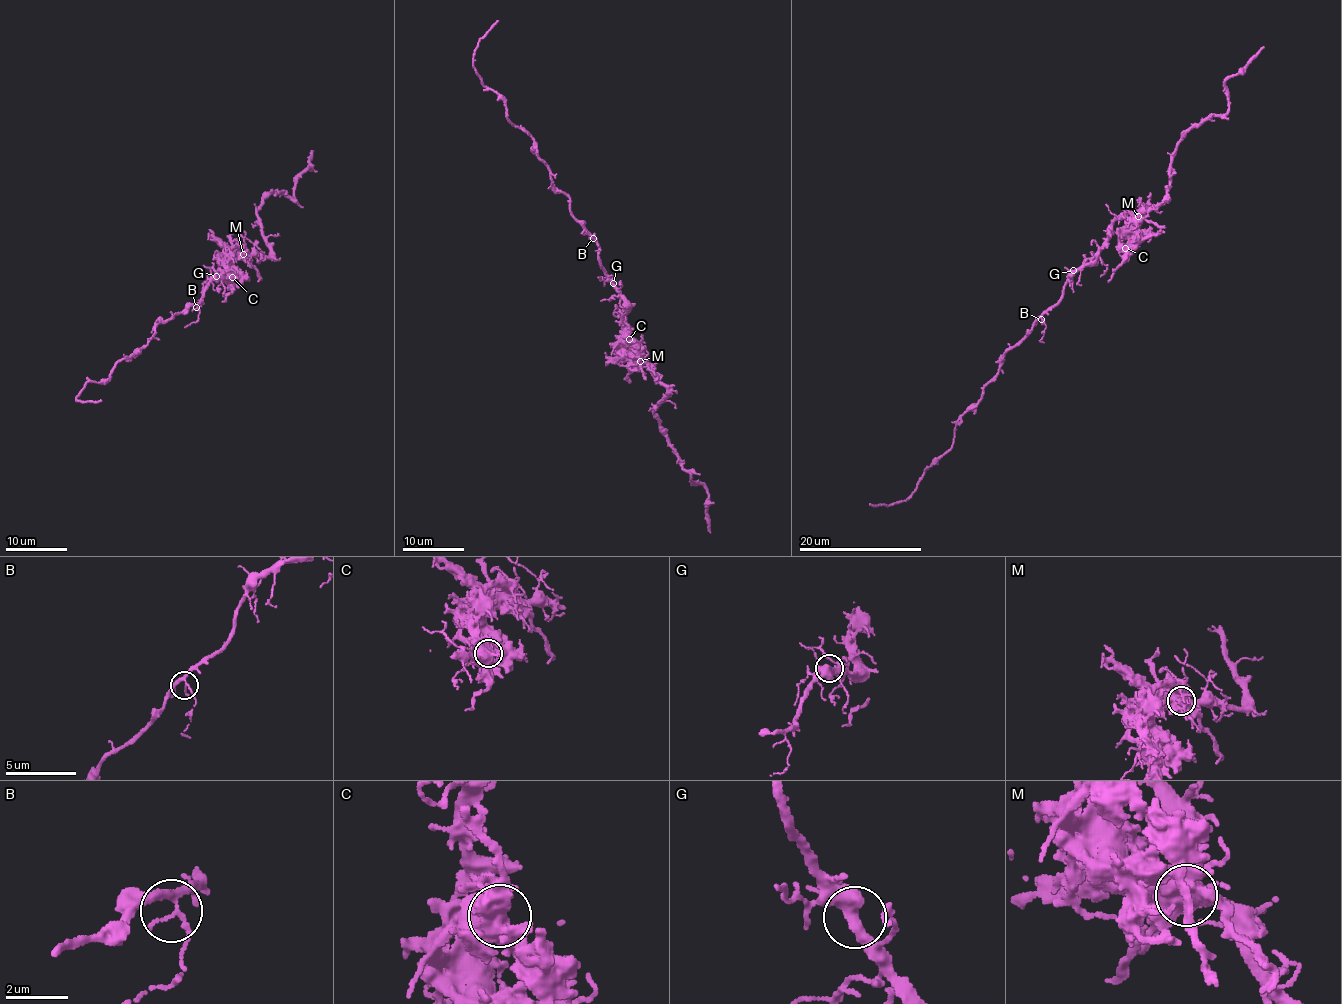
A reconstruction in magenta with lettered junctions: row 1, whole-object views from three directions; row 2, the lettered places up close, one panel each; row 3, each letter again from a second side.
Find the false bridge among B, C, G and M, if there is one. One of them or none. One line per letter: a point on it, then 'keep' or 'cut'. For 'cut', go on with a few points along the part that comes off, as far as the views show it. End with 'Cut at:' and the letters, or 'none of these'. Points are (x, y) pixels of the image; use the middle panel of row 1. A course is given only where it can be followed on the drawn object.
B: place (593, 238); keep
C: place (629, 339); keep
G: place (613, 283); keep
M: place (640, 361); cut; course (640, 362), (628, 356), (635, 350), (630, 330), (618, 312)
Cut at: M

